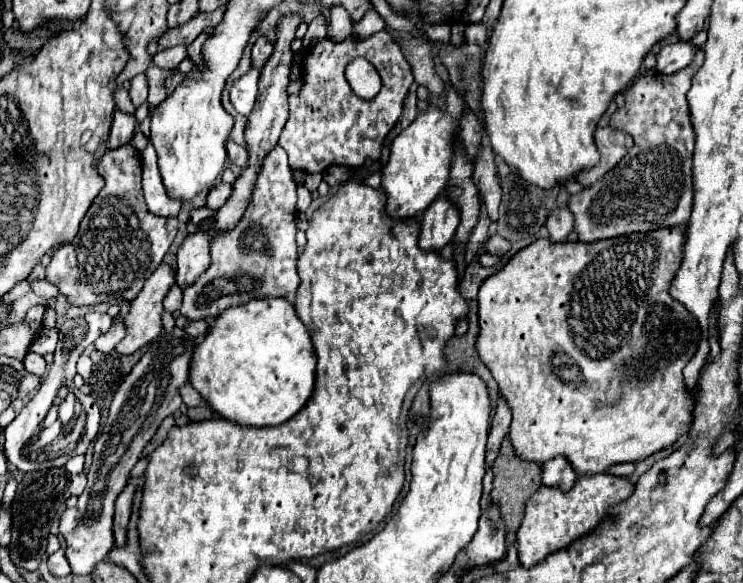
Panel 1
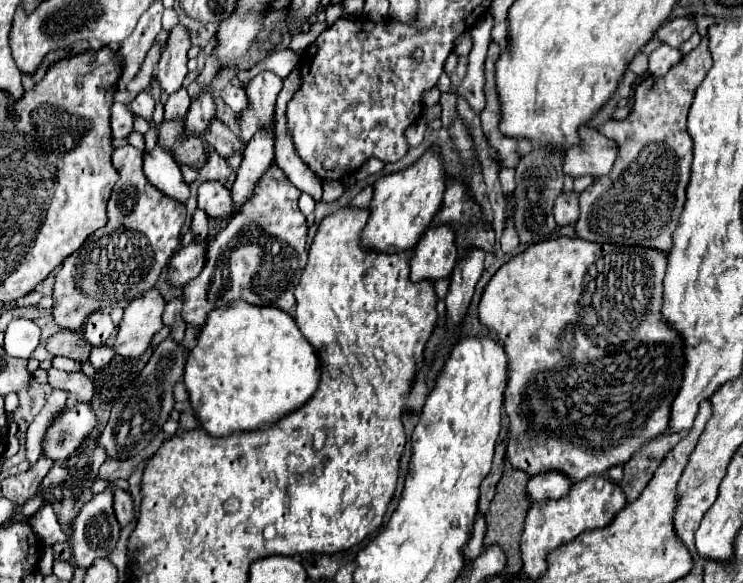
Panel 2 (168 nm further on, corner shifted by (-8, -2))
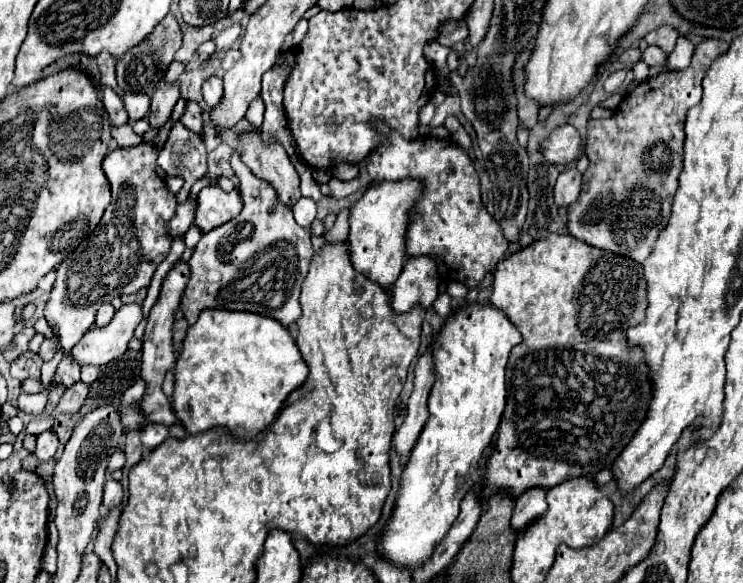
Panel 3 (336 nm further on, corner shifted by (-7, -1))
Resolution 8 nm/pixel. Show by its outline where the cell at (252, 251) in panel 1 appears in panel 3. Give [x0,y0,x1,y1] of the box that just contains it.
[179,154,315,328]

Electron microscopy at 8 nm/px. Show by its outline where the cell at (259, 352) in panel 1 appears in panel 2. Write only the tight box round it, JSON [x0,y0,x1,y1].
[184,301,320,437]

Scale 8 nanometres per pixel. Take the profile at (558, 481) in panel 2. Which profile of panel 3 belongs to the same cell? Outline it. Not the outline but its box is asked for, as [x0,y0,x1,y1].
[511,488,547,532]

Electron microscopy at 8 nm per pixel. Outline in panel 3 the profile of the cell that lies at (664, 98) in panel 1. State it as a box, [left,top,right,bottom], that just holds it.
[567,40,727,262]

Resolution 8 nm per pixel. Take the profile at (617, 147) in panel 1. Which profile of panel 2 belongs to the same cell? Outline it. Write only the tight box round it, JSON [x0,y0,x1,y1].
[564,127,616,177]

